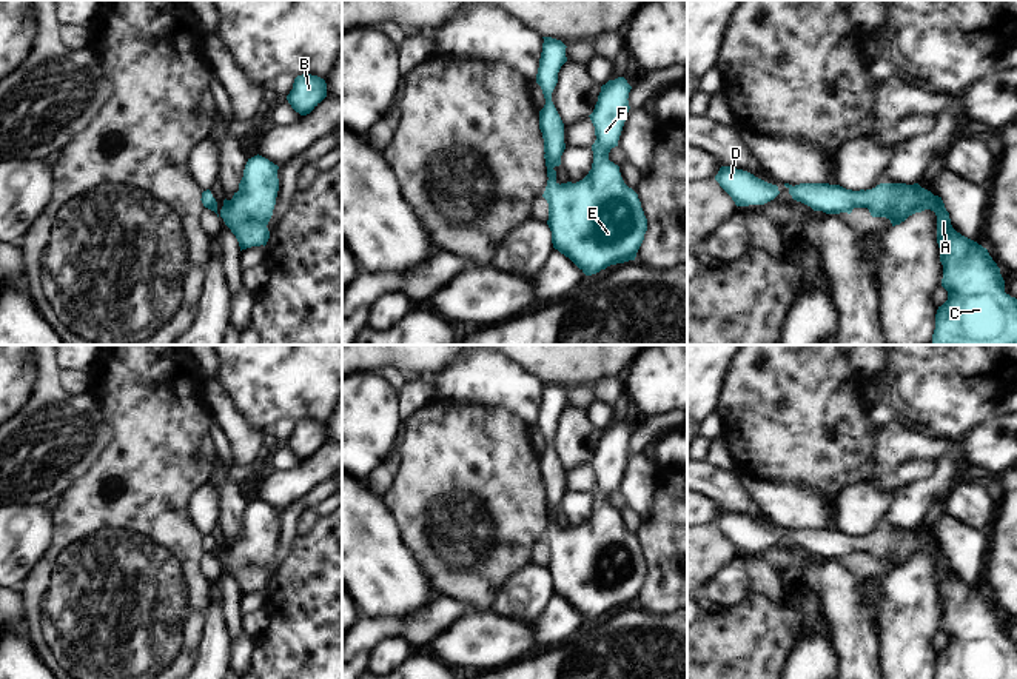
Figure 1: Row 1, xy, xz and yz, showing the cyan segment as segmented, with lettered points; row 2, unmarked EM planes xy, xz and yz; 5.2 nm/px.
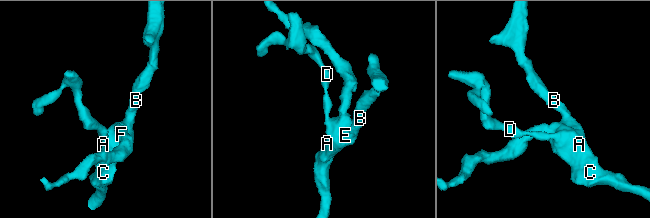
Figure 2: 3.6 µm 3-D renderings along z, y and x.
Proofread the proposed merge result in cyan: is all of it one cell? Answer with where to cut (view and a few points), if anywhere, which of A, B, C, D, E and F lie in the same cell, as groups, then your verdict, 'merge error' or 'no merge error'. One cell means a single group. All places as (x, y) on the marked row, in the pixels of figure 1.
cut none; groups A B C D E F; no merge error

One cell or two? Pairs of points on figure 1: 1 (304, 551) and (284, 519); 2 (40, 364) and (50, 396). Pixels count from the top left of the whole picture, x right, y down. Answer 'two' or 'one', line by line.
1: two
2: one

